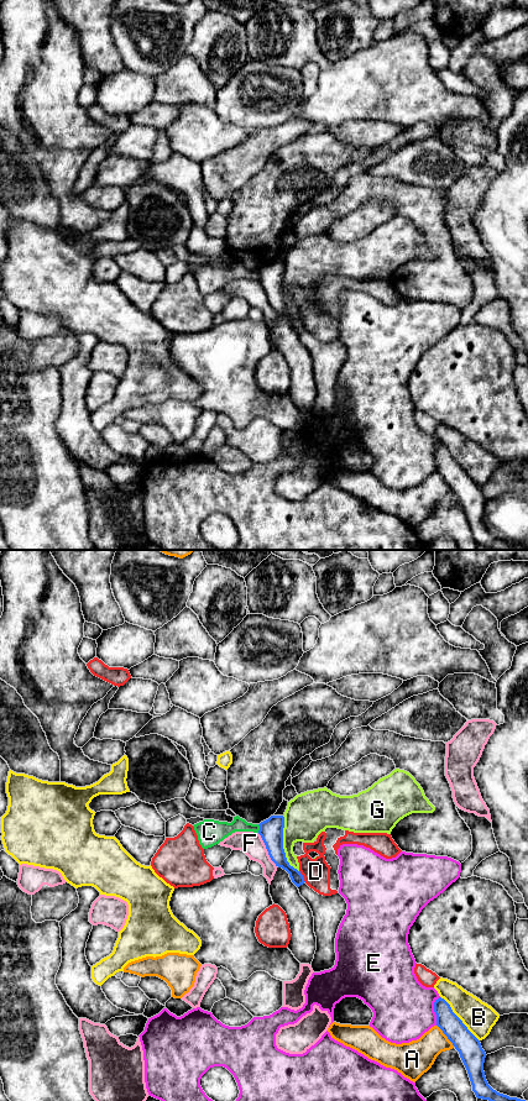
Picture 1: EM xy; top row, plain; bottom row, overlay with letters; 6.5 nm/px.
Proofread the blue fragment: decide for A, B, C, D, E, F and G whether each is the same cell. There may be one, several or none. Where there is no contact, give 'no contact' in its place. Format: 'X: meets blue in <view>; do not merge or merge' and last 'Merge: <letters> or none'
A: meets blue in xy; do not merge
B: meets blue in xy; do not merge
C: meets blue in xy; do not merge
D: meets blue in xy; do not merge
E: meets blue in xy; do not merge
F: meets blue in xy; do not merge
G: meets blue in xy; do not merge
Merge: none

